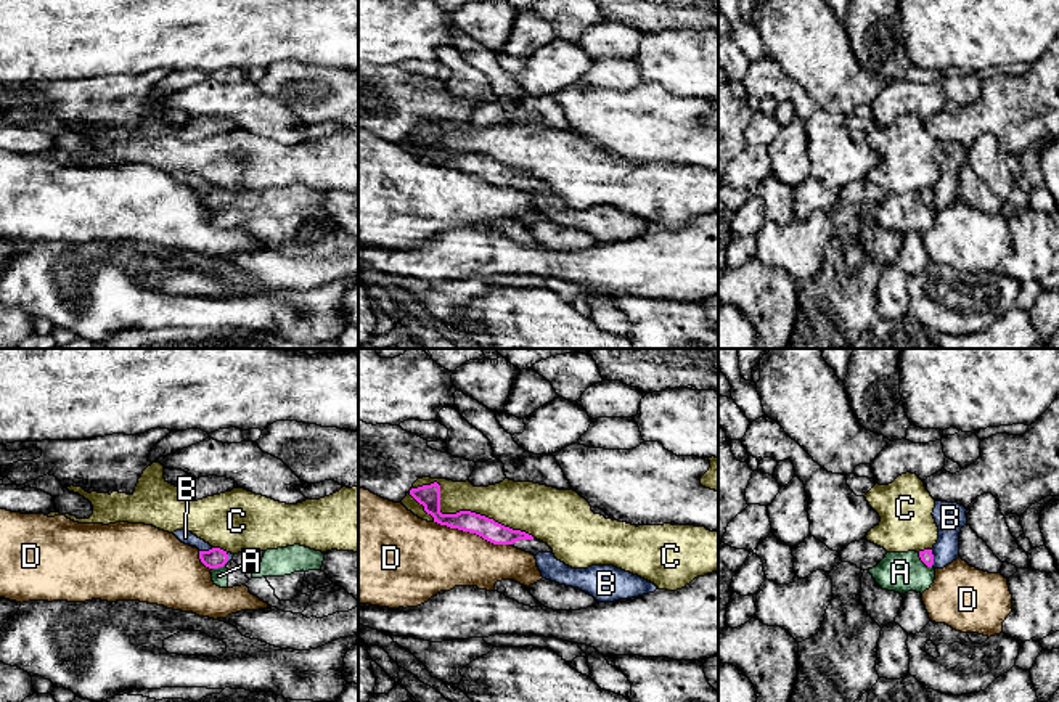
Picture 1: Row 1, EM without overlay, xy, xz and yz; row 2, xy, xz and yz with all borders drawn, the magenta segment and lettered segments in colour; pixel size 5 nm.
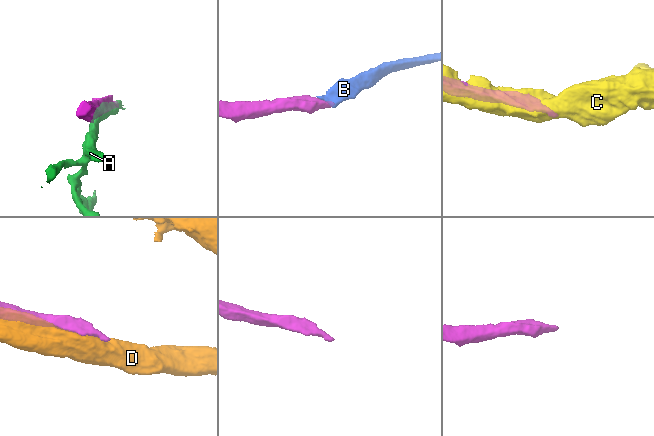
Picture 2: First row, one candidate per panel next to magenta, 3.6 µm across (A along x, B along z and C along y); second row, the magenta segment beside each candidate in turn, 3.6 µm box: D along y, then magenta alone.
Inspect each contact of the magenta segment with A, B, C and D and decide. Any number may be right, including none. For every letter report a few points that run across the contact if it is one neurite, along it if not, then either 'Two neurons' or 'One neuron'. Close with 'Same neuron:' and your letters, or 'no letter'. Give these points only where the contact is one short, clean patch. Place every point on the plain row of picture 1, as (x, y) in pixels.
A: Two neurons
B: Line: yz (926, 196), (932, 198), (948, 182), (950, 158). One neuron
C: Two neurons
D: Two neurons
Same neuron: B

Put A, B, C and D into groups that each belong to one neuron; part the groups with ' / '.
A / B / C / D

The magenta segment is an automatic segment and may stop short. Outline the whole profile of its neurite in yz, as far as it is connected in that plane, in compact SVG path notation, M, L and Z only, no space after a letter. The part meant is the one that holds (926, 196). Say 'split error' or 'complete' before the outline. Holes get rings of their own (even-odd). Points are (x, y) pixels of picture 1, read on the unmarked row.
split error; M935 141L934 159L938 180L932 190L919 191L927 207L943 209L959 198L959 172L967 164L966 148L958 143Z

